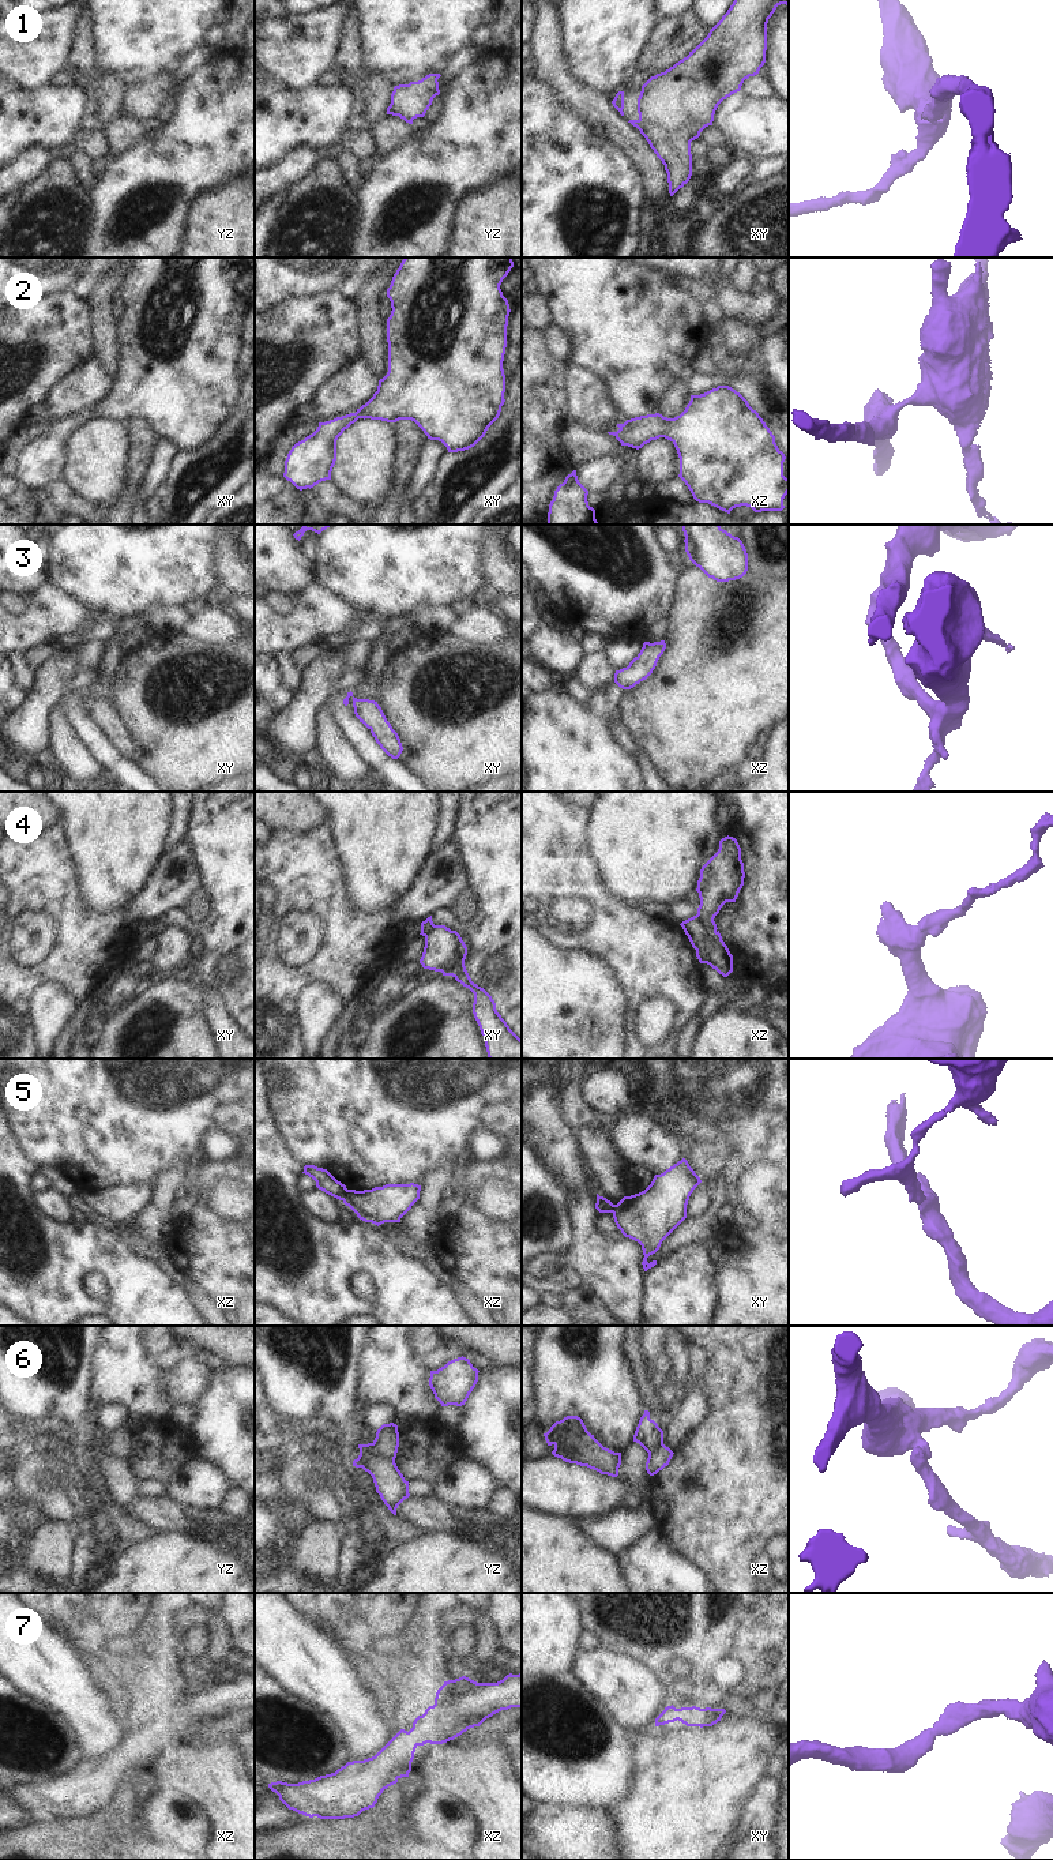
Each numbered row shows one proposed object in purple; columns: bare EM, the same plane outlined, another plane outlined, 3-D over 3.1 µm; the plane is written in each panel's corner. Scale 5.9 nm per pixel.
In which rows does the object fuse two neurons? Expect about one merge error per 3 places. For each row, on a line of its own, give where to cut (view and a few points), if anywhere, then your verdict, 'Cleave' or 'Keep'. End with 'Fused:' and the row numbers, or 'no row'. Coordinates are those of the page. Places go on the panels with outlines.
1: No split. Keep
2: No split. Keep
3: No split. Keep
4: Split along xz (696, 915), (709, 930), (709, 934), (713, 938), (721, 939). Cleave
5: Split along xz (349, 1190), (342, 1199). Cleave
6: Split along yz (373, 1442), (375, 1451), (380, 1458), (394, 1461). Cleave
7: No split. Keep
Fused: 4, 5, 6

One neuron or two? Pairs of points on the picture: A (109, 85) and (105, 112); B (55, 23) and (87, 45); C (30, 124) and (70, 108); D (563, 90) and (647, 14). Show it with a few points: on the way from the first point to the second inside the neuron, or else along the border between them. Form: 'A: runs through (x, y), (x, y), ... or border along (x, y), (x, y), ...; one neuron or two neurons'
A: runs through (109, 91), (109, 105); one neuron
B: border along (83, 14), (78, 23), (68, 64); two neurons
C: runs through (40, 121), (60, 111); one neuron
D: border along (561, 49), (570, 71), (582, 83), (604, 96); two neurons

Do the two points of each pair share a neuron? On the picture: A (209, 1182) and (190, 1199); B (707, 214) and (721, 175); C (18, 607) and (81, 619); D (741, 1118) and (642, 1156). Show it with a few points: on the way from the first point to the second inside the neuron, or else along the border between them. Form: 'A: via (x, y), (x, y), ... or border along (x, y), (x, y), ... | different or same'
A: border along (200, 1163), (196, 1178), (196, 1201), (185, 1213) | different
B: border along (744, 183), (737, 190), (715, 198) | different
C: border along (29, 597), (29, 605), (21, 613), (14, 615) | different
D: border along (666, 1123), (689, 1145) | different

